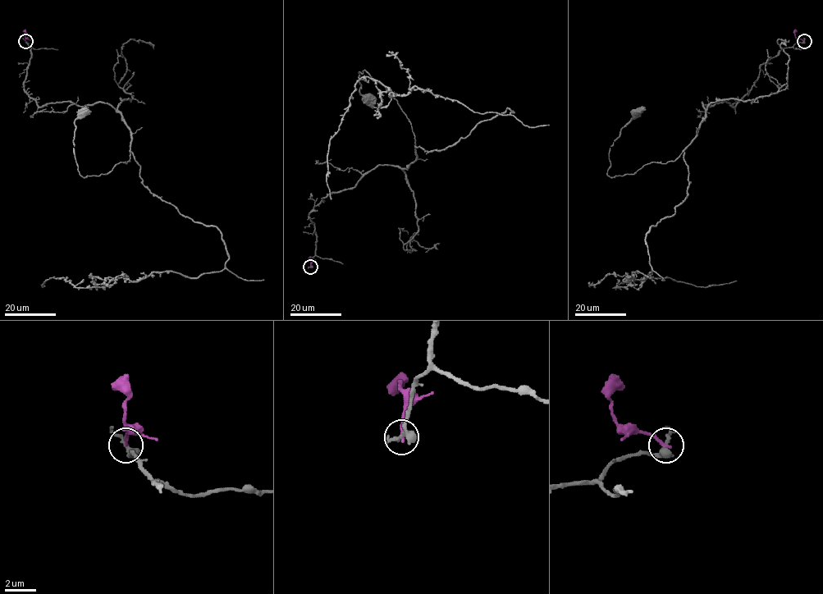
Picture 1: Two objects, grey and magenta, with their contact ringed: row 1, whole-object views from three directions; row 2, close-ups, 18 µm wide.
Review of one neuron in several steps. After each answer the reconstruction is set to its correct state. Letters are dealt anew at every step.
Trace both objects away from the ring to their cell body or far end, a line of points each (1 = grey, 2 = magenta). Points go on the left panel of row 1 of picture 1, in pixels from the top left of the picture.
1: (25, 41), (24, 89), (40, 107), (109, 103), (130, 130), (130, 161), (80, 174), (73, 141), (83, 111)
2: (25, 41), (25, 29)

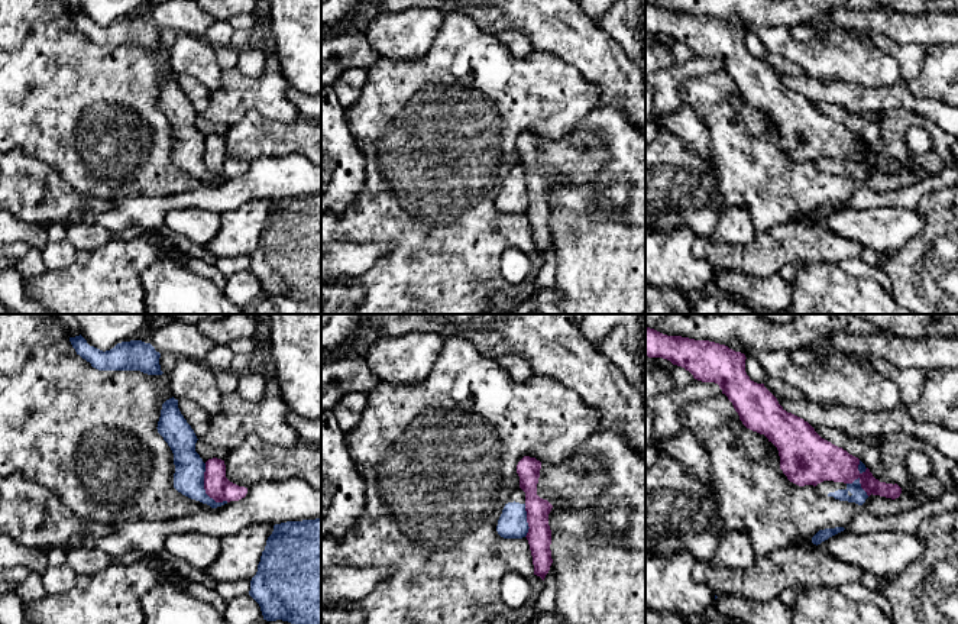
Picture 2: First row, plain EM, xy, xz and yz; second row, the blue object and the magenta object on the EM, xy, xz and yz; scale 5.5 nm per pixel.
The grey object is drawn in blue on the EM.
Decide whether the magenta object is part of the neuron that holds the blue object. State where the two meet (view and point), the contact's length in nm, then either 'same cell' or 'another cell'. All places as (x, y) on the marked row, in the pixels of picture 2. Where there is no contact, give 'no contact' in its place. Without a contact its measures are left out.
meets blue in xy at (204, 490); contact 260 nm long; another cell

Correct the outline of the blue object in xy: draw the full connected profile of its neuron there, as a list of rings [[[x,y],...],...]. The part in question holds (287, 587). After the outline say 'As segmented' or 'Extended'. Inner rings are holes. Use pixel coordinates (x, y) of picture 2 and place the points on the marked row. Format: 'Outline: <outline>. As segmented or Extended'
Outline: [[[321,518],[274,526],[249,595],[259,604],[266,621],[321,624]]]. As segmented

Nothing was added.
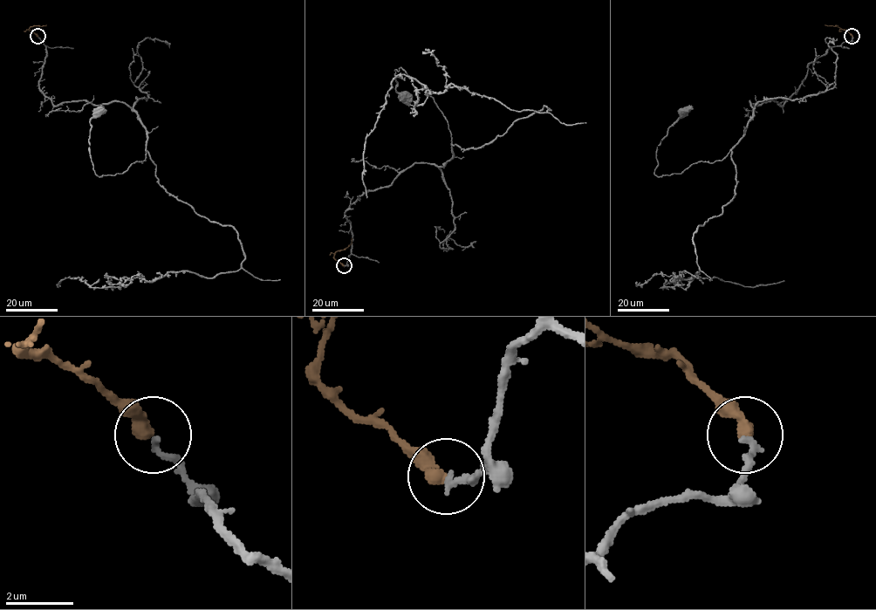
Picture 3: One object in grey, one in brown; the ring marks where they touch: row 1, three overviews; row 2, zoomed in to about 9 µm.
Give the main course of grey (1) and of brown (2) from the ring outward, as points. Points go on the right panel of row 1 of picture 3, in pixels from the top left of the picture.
1: (852, 37), (812, 61), (783, 106), (749, 101), (745, 134), (722, 160), (657, 176), (657, 147), (683, 111)
2: (852, 37), (837, 26), (824, 25)

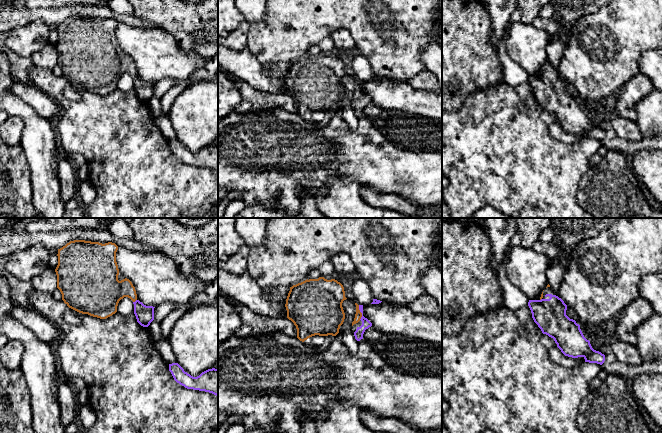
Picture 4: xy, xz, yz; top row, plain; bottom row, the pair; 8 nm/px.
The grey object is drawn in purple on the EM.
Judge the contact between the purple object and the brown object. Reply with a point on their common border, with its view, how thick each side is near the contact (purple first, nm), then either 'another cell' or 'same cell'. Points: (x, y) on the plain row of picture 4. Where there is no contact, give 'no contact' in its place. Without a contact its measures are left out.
meets purple in xz at (360, 87); 70 nm thick on the purple side, 60 nm on the other; same cell

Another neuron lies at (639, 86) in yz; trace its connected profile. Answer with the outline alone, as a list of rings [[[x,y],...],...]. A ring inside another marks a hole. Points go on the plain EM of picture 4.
[[[642,74],[635,75],[617,92],[615,114],[636,123],[634,107],[652,90],[654,87],[648,77]]]

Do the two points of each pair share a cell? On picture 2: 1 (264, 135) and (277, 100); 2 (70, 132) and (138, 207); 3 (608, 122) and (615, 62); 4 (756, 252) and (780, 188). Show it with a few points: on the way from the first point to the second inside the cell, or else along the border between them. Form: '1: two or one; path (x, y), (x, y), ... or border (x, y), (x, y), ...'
1: two; border (301, 116), (277, 122), (248, 110), (236, 123)
2: two; border (162, 194), (125, 196), (112, 201)
3: two; border (599, 104), (617, 106), (630, 120)
4: two; border (792, 220), (774, 225), (759, 233)

